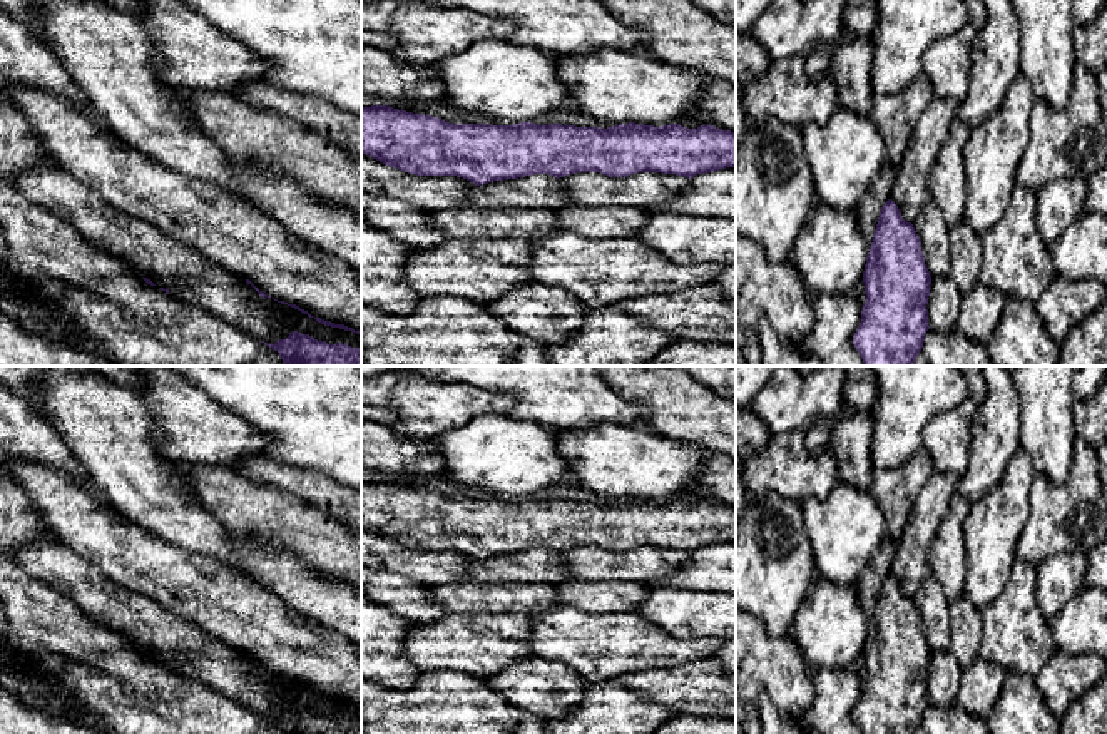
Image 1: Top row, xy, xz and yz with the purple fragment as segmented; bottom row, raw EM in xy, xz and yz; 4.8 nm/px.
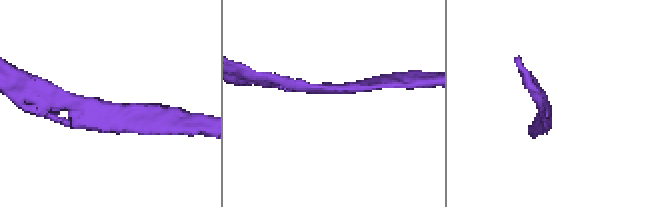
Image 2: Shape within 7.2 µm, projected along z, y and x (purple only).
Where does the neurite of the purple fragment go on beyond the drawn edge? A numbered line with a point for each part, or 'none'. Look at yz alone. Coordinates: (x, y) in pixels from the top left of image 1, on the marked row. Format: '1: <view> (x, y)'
none

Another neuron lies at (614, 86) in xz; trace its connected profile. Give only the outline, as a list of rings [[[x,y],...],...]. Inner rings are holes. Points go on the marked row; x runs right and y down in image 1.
[[[602,48],[555,55],[555,70],[575,109],[610,124],[662,127],[689,115],[707,75],[642,52]]]

